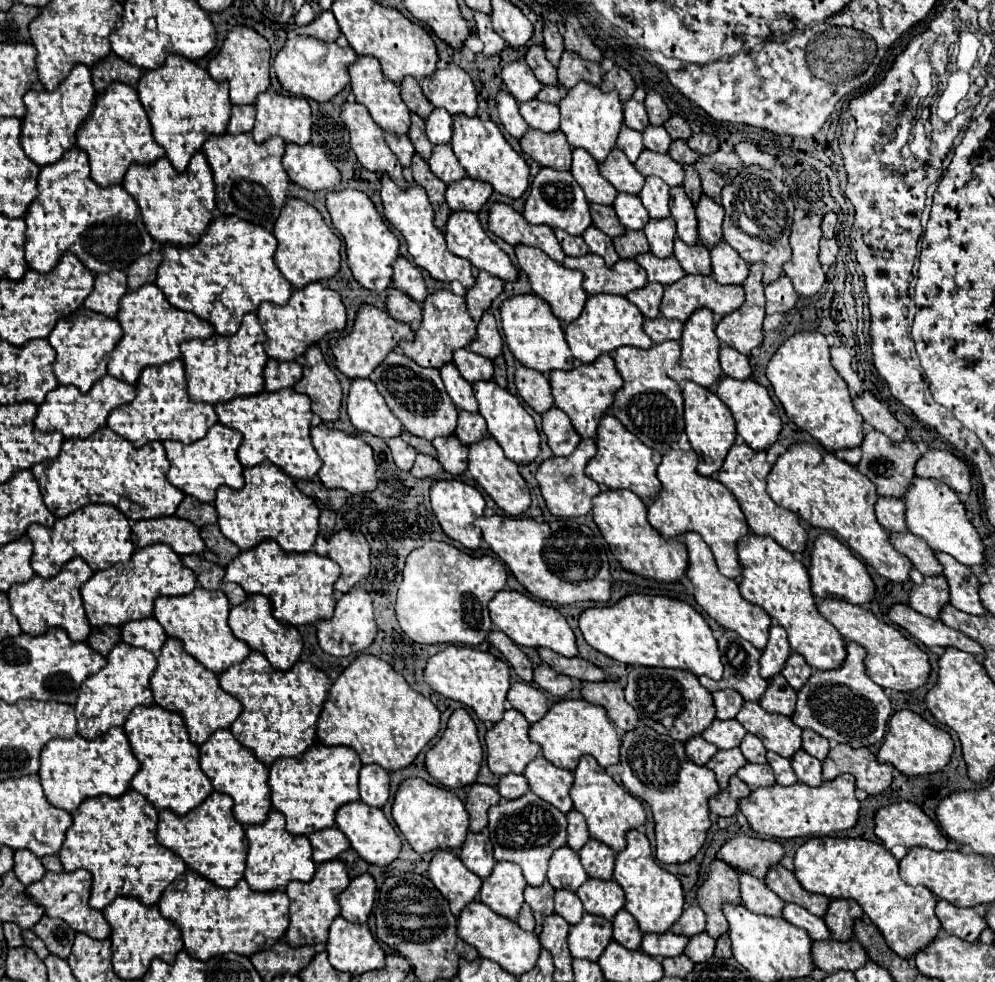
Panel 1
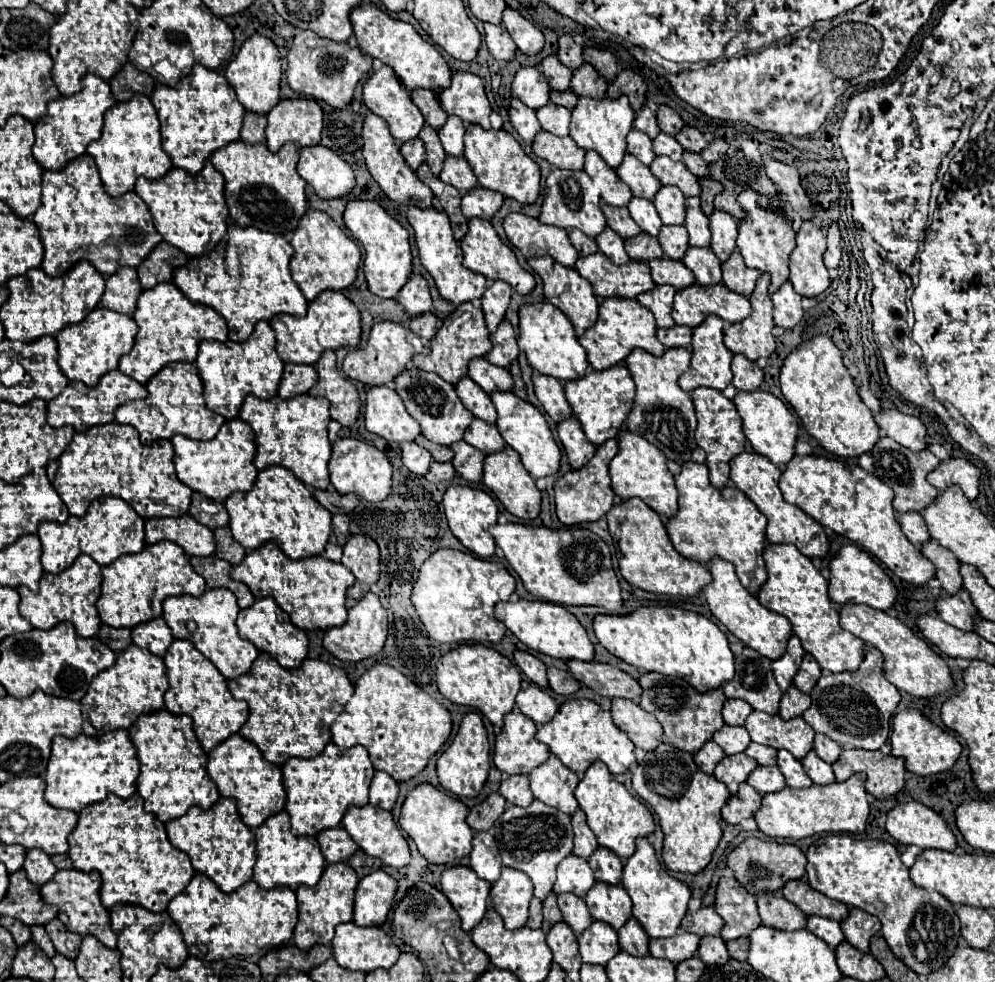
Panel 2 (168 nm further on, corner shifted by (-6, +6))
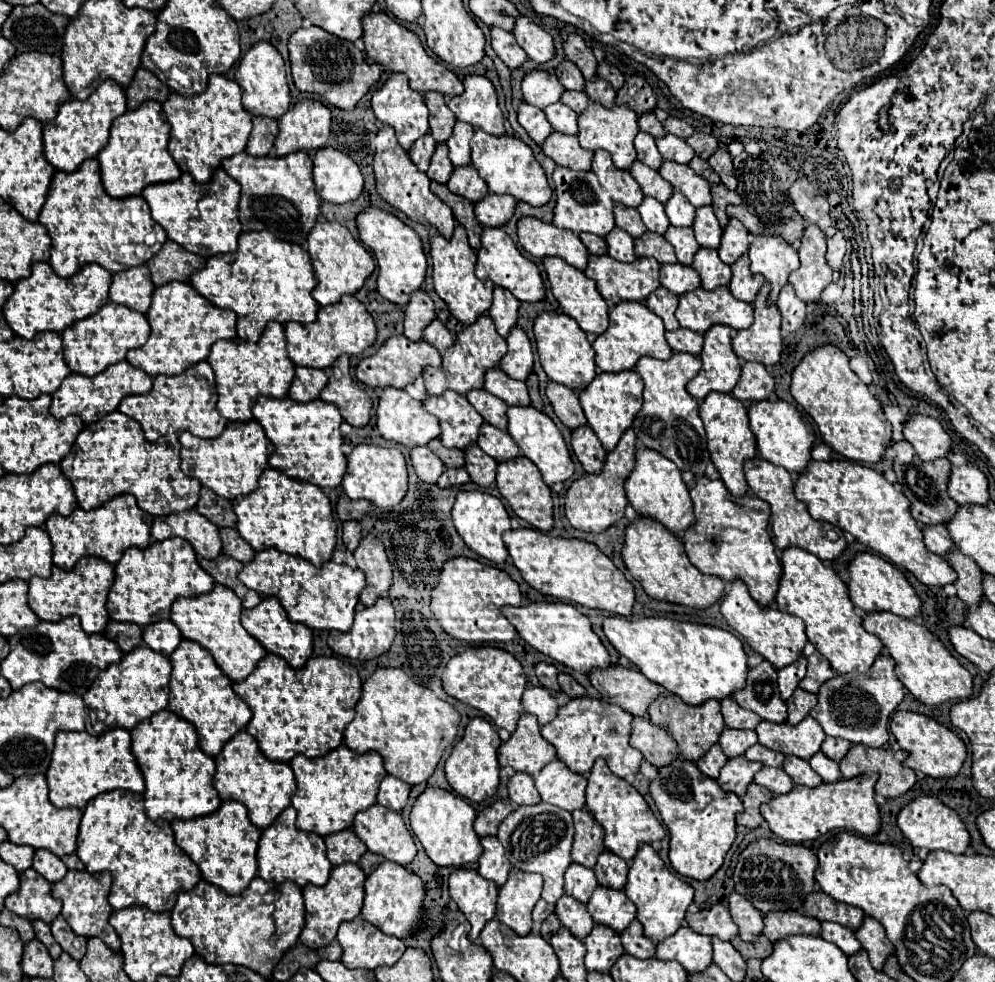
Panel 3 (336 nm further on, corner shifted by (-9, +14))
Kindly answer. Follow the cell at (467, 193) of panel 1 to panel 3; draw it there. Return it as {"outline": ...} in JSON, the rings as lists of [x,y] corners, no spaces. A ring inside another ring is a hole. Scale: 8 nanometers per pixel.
{"outline":[[[487,194],[475,202],[475,216],[483,226],[503,226],[515,208],[515,198],[509,194]]]}

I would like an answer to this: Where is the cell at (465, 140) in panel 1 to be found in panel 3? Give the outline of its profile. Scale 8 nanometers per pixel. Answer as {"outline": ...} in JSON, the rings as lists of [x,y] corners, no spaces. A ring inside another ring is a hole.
{"outline":[[[475,130],[471,138],[471,164],[479,172],[479,176],[487,182],[489,192],[495,194],[511,194],[517,200],[523,200],[531,206],[543,206],[551,200],[551,188],[545,178],[543,168],[533,156],[533,150],[517,136],[493,136],[481,130]]]}

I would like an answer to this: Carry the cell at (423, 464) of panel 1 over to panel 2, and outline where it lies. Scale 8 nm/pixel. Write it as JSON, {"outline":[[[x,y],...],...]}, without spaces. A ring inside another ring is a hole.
{"outline":[[[432,462],[430,466],[430,472],[426,474],[426,478],[434,484],[438,482],[444,482],[444,480],[452,480],[456,476],[456,470],[452,464],[440,464],[440,462]]]}

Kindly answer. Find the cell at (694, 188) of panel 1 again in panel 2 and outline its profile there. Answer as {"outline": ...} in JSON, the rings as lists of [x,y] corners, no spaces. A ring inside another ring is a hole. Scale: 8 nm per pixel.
{"outline":[[[702,180],[700,182],[700,186],[702,186],[702,194],[700,194],[700,202],[702,202],[702,210],[710,216],[712,212],[714,212],[714,206],[712,206],[712,200],[714,200],[714,196],[716,194],[720,194],[722,192],[722,184],[720,182],[716,182],[716,180]]]}

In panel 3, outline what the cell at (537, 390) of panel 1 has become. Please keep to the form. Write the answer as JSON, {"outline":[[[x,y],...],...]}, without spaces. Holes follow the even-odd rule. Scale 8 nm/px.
{"outline":[[[549,382],[545,394],[547,394],[557,418],[567,428],[573,430],[573,428],[585,424],[585,414],[583,414],[583,408],[579,404],[579,398],[577,398],[575,390],[571,390],[563,384],[557,384],[557,382]]]}

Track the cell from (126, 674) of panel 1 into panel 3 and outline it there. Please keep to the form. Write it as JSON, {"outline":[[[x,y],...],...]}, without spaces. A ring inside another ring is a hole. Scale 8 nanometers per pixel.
{"outline":[[[137,646],[121,658],[119,664],[107,666],[85,692],[85,706],[95,714],[99,722],[109,728],[135,728],[141,720],[151,714],[165,710],[169,700],[169,678],[171,678],[171,660],[163,654],[153,654],[147,646]]]}

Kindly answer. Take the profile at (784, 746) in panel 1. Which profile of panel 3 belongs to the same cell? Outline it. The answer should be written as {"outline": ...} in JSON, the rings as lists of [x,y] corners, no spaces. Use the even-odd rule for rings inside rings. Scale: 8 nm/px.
{"outline":[[[805,716],[799,724],[791,726],[787,722],[775,724],[761,720],[755,728],[759,736],[759,744],[773,748],[783,754],[793,754],[799,758],[811,758],[813,752],[821,748],[821,742],[825,740],[825,732],[821,730],[819,722],[811,716]]]}

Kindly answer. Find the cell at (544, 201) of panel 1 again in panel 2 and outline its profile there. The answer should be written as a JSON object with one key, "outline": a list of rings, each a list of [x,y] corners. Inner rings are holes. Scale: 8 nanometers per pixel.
{"outline":[[[552,170],[546,178],[546,190],[544,190],[544,204],[542,204],[542,214],[538,218],[542,224],[556,226],[562,230],[580,230],[588,234],[590,238],[596,238],[604,228],[606,228],[606,218],[600,210],[600,192],[594,186],[592,178],[580,172],[572,170]]]}

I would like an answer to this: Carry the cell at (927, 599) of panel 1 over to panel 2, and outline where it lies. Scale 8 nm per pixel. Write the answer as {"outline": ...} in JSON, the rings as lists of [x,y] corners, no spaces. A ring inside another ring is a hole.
{"outline":[[[960,590],[956,596],[938,598],[936,610],[944,622],[956,626],[958,630],[964,630],[964,632],[974,630],[974,620],[978,618],[978,610],[974,608],[970,594],[966,590]]]}

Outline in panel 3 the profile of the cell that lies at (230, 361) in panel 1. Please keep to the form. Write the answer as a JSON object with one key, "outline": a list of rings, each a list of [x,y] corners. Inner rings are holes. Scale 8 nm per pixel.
{"outline":[[[269,322],[265,326],[259,342],[241,342],[241,338],[233,340],[217,340],[211,346],[207,362],[215,372],[217,384],[217,410],[231,422],[251,420],[251,406],[259,396],[285,398],[289,390],[289,382],[295,374],[295,364],[287,358],[287,342],[283,334],[283,324]]]}

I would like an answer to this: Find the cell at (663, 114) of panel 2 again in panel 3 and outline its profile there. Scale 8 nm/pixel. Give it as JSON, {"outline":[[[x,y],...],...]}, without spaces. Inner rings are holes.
{"outline":[[[667,116],[667,120],[663,120],[663,128],[669,132],[669,134],[675,134],[679,138],[687,138],[693,134],[693,126],[689,126],[687,122],[675,118],[675,116]]]}

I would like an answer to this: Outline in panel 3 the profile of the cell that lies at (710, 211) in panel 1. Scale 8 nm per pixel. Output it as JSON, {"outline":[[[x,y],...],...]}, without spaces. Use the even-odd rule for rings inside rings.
{"outline":[[[731,218],[727,222],[727,226],[723,228],[723,238],[721,238],[721,246],[719,246],[719,258],[725,264],[733,264],[737,260],[737,256],[745,254],[749,248],[749,232],[747,228],[737,222],[735,218]]]}

